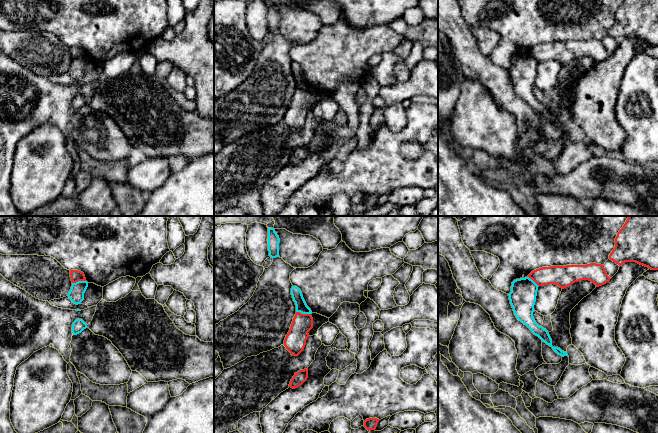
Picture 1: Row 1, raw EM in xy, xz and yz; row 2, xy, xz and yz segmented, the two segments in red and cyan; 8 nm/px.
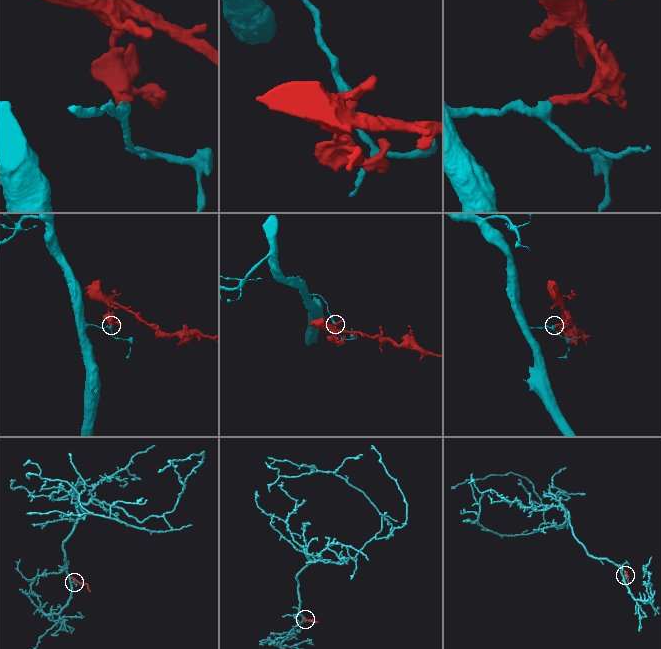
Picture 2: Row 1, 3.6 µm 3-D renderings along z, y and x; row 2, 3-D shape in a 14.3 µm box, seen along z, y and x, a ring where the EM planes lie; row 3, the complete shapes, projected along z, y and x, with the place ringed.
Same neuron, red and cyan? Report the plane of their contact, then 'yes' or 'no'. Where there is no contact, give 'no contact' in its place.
xz | no

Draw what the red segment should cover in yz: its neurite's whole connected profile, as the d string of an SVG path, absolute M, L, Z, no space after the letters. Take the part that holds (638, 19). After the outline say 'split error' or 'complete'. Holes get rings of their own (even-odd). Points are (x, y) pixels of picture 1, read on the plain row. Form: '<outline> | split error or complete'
M624 0L609 35L619 42L636 38L658 46L658 0Z | complete

